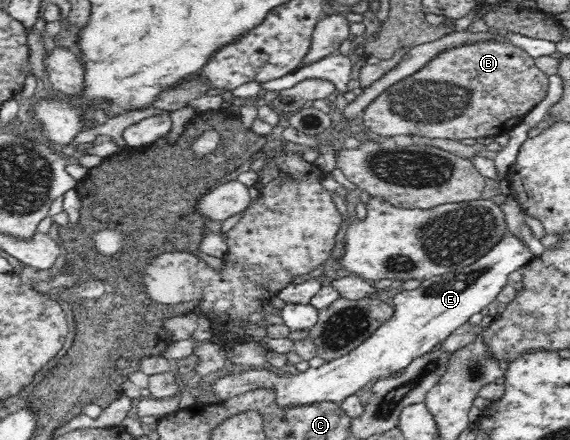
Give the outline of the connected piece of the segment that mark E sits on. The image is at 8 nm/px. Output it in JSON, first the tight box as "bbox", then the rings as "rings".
{"bbox":[209,234,534,406],"rings":[[[509,234],[495,244],[483,258],[458,271],[438,275],[422,281],[413,290],[395,294],[394,314],[363,343],[344,356],[326,361],[320,367],[309,367],[298,374],[278,374],[276,368],[250,369],[217,378],[209,390],[219,400],[228,400],[258,388],[273,388],[278,406],[306,406],[318,402],[340,403],[370,382],[394,376],[404,370],[415,358],[430,352],[441,344],[456,328],[466,324],[472,314],[496,301],[501,288],[508,284],[508,274],[519,271],[534,259],[528,246]]]}

